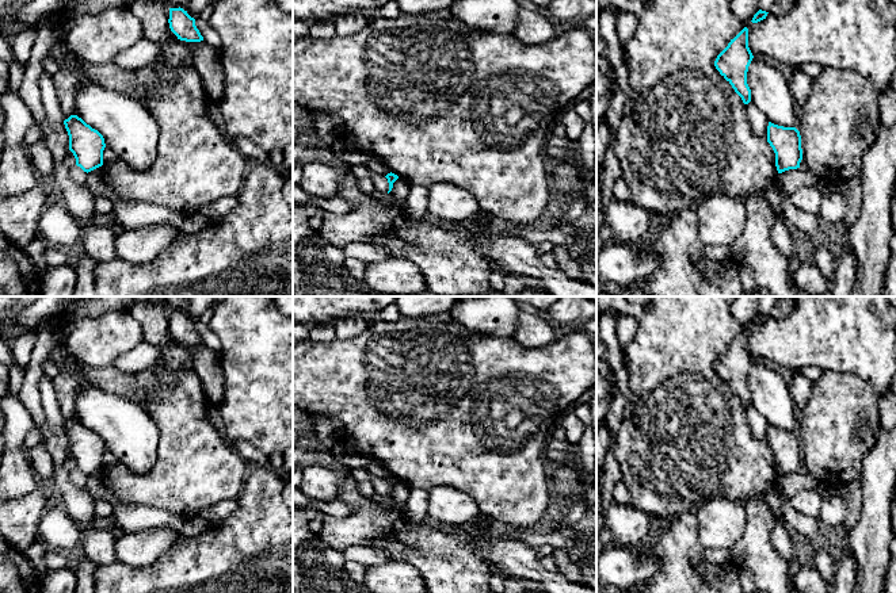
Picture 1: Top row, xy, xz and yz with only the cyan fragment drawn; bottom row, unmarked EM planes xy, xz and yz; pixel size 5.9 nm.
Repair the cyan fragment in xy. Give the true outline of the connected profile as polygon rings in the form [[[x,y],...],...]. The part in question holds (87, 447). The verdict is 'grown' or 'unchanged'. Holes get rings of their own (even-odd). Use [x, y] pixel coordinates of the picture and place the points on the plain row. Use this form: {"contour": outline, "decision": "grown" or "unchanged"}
{"contour": [[[70,418],[64,424],[64,428],[69,439],[69,454],[76,462],[76,468],[87,477],[102,470],[106,451],[103,439],[77,418]]], "decision": "unchanged"}

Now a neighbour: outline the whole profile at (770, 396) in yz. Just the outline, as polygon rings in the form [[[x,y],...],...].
[[[754,360],[747,375],[751,403],[767,420],[769,425],[796,431],[794,403],[788,383],[777,367]]]

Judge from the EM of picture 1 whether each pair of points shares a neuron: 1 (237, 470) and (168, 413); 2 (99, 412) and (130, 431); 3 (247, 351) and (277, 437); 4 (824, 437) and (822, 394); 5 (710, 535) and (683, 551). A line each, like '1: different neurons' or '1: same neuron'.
1: same neuron
2: same neuron
3: same neuron
4: same neuron
5: different neurons

